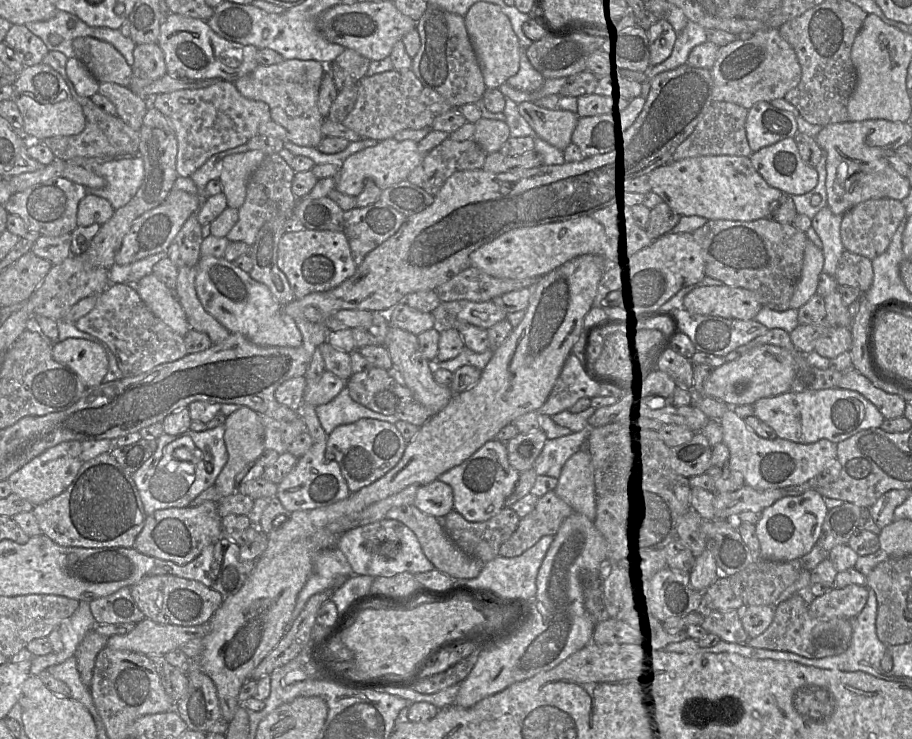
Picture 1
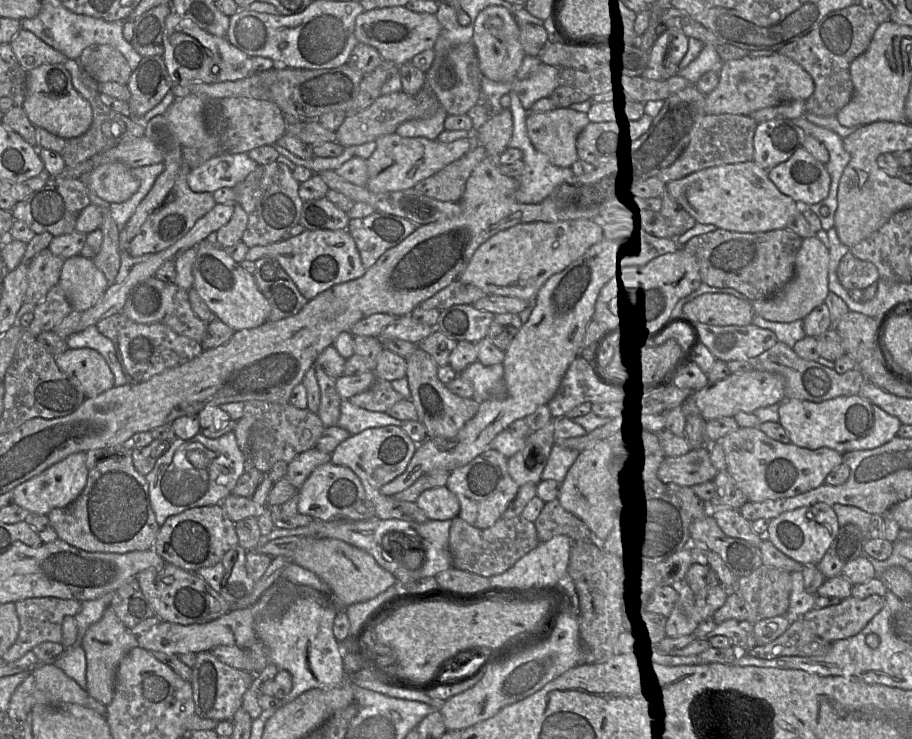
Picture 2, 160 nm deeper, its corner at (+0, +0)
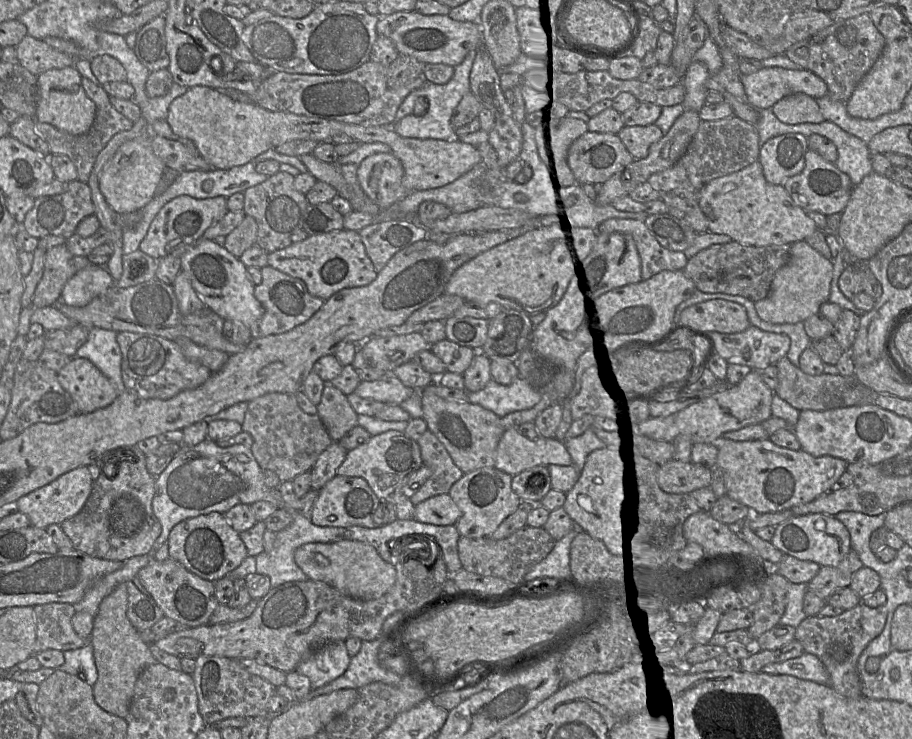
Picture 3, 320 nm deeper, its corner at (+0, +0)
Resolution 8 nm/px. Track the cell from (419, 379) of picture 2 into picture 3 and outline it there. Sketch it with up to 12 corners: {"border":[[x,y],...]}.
{"border":[[421,390],[428,430],[468,473],[495,466],[506,430],[478,404]]}

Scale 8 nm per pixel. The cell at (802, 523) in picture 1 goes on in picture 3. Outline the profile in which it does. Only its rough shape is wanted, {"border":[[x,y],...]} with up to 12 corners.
{"border":[[822,513],[792,516],[770,542],[786,555],[837,566],[846,526]]}

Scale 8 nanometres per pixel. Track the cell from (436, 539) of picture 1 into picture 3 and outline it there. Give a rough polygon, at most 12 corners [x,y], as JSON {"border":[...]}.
{"border":[[389,430],[348,451],[337,474],[363,478],[412,520],[402,487],[422,465],[418,443]]}

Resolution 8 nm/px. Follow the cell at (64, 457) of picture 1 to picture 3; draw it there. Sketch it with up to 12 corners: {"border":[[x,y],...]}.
{"border":[[75,468],[20,497],[34,527],[60,525],[83,508],[93,480]]}

